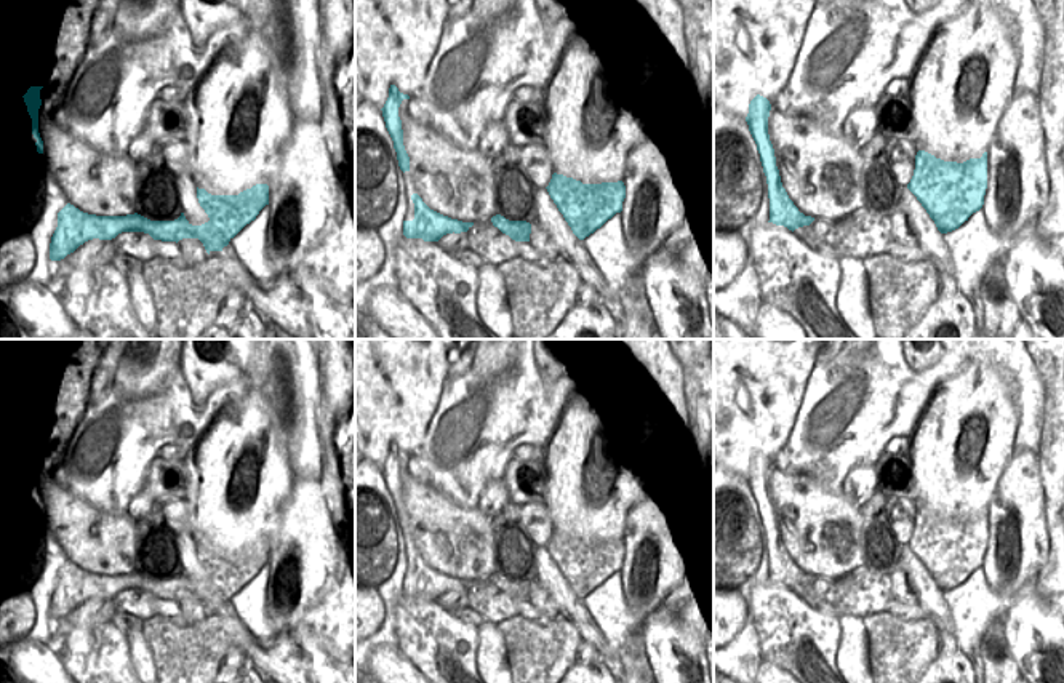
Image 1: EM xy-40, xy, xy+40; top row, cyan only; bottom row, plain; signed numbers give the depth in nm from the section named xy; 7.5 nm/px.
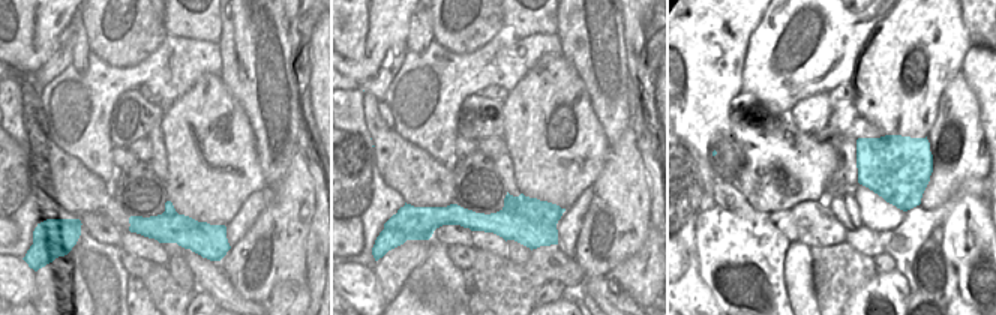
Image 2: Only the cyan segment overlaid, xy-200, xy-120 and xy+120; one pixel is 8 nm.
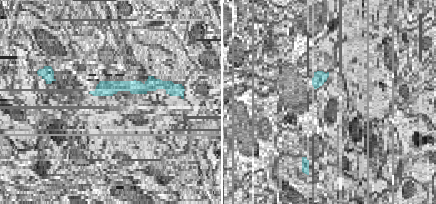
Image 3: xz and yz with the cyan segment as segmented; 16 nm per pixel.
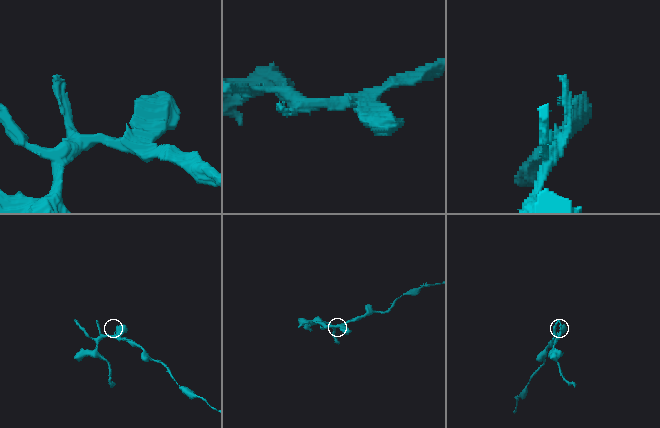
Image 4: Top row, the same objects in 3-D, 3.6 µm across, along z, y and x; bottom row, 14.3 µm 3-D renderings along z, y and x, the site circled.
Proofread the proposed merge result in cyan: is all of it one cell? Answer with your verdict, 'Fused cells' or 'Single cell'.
Fused cells

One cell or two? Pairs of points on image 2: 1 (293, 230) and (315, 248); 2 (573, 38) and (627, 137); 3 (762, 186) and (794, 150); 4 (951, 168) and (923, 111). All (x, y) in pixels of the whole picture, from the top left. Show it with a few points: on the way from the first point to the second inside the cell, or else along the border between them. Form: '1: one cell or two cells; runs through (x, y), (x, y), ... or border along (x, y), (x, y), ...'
1: two cells; border along (315, 206), (305, 243), (306, 276)
2: two cells; border along (629, 125), (609, 147)
3: one cell; runs through (771, 177), (773, 168), (785, 159)
4: two cells; border along (942, 93), (938, 102), (936, 120), (926, 135)

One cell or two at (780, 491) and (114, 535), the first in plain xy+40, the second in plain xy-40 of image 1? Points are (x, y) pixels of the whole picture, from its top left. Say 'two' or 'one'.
one

